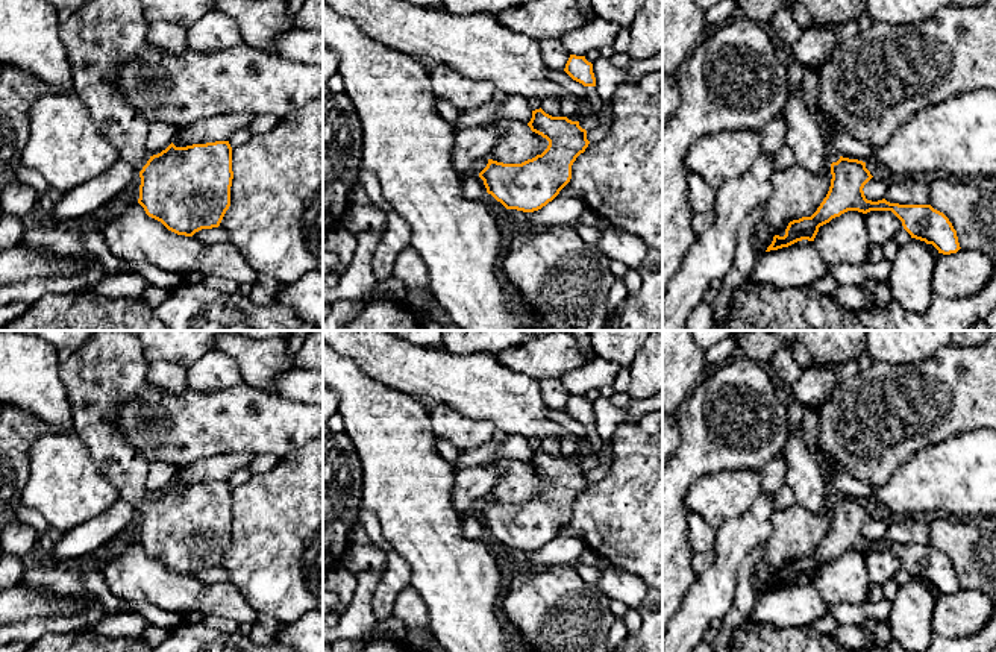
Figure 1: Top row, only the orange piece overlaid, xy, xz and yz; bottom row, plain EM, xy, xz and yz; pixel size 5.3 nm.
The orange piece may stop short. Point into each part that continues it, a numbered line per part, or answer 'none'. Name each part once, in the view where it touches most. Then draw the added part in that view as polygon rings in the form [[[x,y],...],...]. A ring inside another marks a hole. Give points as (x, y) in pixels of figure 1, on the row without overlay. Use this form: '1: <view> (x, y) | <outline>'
1: xy (109, 367) | [[[96,331],[71,356],[59,362],[58,367],[59,378],[73,406],[73,432],[86,444],[94,464],[118,490],[120,499],[129,502],[136,513],[150,499],[146,490],[150,462],[111,426],[111,414],[126,400],[133,399],[147,385],[147,368],[149,362],[144,358],[139,337],[130,331]]]

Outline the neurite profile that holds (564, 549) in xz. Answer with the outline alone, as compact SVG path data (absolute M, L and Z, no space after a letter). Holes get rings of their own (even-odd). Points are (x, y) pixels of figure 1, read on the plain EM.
M558 534L552 541L534 552L508 549L506 567L512 573L521 569L547 570L552 566L576 564L585 544L572 535Z

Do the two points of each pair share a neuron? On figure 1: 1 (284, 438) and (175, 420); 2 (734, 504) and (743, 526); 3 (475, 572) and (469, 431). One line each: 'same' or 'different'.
1: same
2: different
3: different

